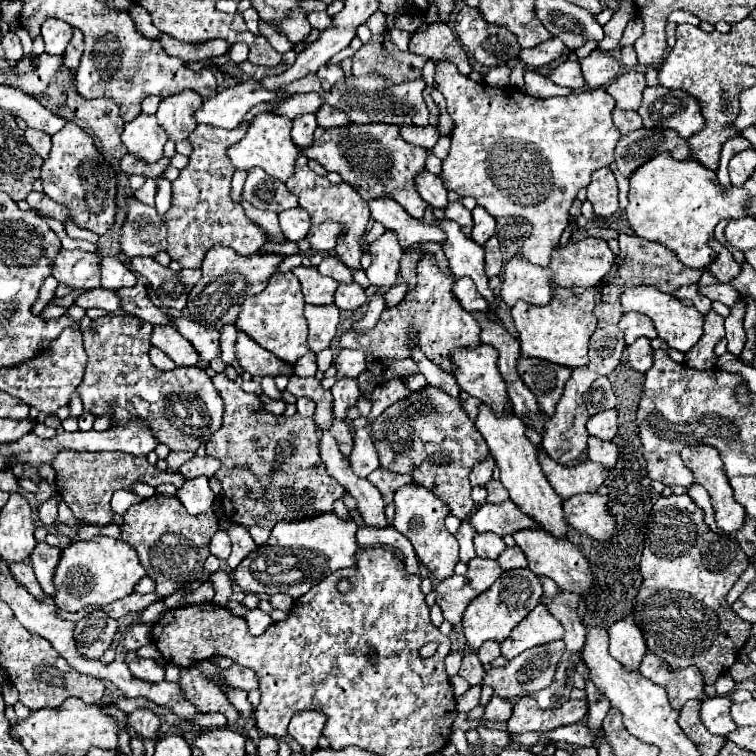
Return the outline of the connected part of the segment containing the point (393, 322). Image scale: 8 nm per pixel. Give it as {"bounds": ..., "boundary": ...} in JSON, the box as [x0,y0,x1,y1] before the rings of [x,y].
{"bounds":[338,254,480,384],"boundary":[[[424,254],[418,262],[418,286],[414,288],[414,292],[406,294],[404,302],[400,302],[398,306],[386,308],[378,324],[372,330],[364,332],[362,336],[352,330],[346,330],[340,336],[338,348],[362,350],[366,354],[366,368],[376,376],[378,384],[390,378],[404,378],[418,372],[414,360],[410,358],[410,350],[408,350],[410,342],[406,338],[406,332],[412,326],[418,332],[416,344],[424,350],[424,354],[432,362],[436,362],[442,370],[452,372],[454,366],[450,364],[448,354],[454,348],[472,348],[480,344],[480,326],[470,316],[470,312],[462,308],[458,298],[454,298],[452,288],[454,288],[454,276],[444,274],[438,268],[436,258],[432,254]]]}

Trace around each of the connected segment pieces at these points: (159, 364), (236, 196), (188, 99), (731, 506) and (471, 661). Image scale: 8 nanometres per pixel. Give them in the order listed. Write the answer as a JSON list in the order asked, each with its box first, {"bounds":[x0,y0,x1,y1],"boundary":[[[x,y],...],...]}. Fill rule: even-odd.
[{"bounds":[150,346,176,370],"boundary":[[[156,346],[150,348],[150,360],[158,370],[174,370],[176,368],[176,364],[162,350],[158,350]]]},{"bounds":[232,172,246,204],"boundary":[[[236,172],[234,178],[232,178],[232,200],[238,202],[238,204],[240,204],[240,198],[242,198],[244,180],[246,180],[246,174],[244,172]]]},{"bounds":[156,90,202,142],"boundary":[[[184,90],[160,102],[156,118],[158,124],[164,128],[170,140],[180,142],[186,140],[188,134],[196,128],[194,112],[202,106],[202,98],[192,90]]]},{"bounds":[682,446,746,532],"boundary":[[[712,446],[684,448],[682,462],[694,472],[694,482],[698,482],[708,490],[716,512],[718,528],[724,532],[740,530],[746,512],[744,506],[738,504],[732,496],[732,488],[728,484],[728,476],[724,474],[724,466],[718,450]]]},{"bounds":[458,652,486,684],"boundary":[[[468,652],[464,654],[464,660],[462,660],[462,666],[460,666],[460,672],[458,672],[468,684],[482,684],[482,678],[486,674],[478,654],[474,652]]]}]

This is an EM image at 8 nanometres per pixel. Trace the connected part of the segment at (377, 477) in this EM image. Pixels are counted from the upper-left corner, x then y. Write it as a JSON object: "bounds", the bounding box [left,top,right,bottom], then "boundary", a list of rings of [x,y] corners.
{"bounds":[368,468,414,504],"boundary":[[[382,468],[374,470],[374,472],[368,476],[368,480],[380,490],[382,500],[384,500],[386,504],[392,502],[394,492],[396,492],[400,486],[414,482],[414,478],[410,478],[410,474],[394,474],[392,470],[382,470]]]}

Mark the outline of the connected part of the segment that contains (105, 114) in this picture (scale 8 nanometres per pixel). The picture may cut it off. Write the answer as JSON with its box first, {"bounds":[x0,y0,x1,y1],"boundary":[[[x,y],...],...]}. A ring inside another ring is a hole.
{"bounds":[66,88,128,158],"boundary":[[[70,88],[70,102],[66,102],[70,110],[74,112],[74,118],[80,126],[90,130],[106,156],[122,158],[128,150],[120,140],[120,134],[124,130],[124,122],[120,118],[118,106],[110,98],[96,98],[96,100],[84,100],[76,88]]]}

